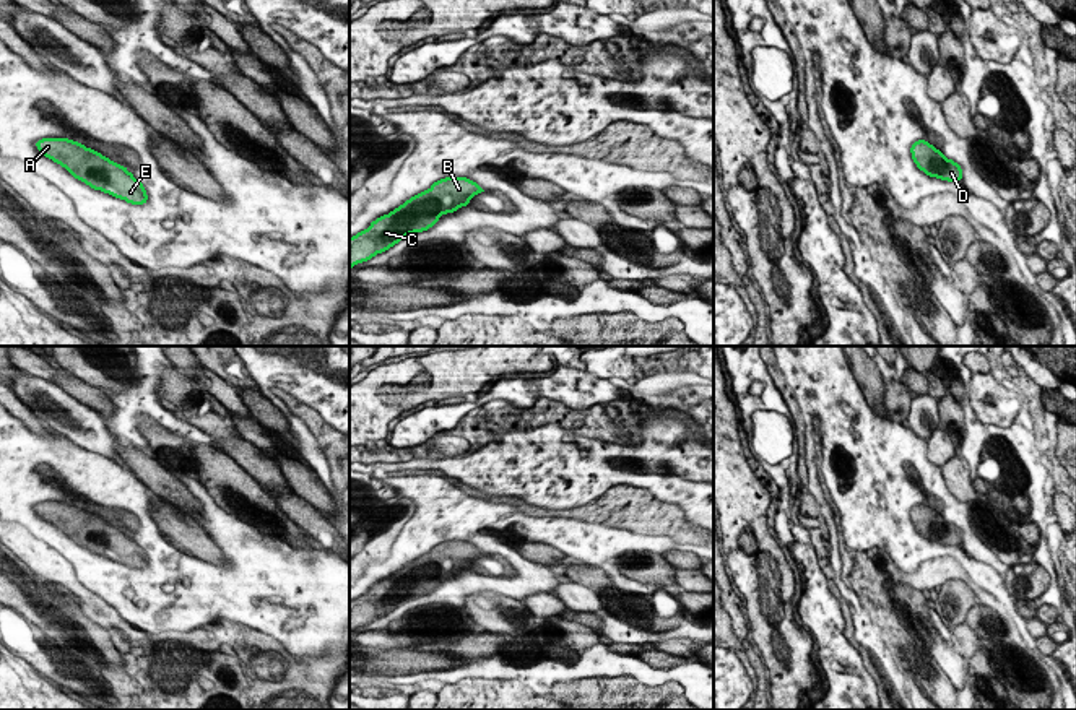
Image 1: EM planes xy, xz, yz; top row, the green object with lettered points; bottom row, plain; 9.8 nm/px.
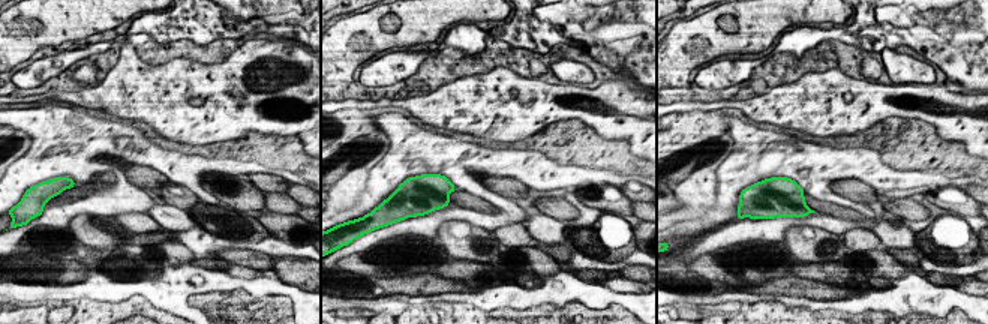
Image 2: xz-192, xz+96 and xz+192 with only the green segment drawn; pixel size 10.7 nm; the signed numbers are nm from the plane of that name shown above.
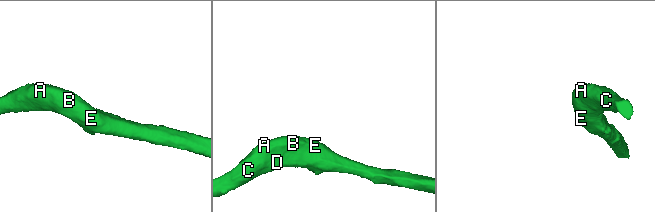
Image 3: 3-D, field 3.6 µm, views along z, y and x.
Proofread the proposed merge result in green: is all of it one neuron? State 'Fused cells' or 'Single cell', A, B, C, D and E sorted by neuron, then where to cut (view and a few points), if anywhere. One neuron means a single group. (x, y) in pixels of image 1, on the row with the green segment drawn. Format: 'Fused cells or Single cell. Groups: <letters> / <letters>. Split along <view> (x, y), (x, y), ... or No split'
Single cell. Groups: A B C D E. No split

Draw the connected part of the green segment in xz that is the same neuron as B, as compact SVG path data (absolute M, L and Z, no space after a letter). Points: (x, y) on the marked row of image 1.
M445 177L434 182L429 190L411 197L349 237L349 270L388 250L410 234L427 231L444 213L468 206L481 192L484 190L466 177Z

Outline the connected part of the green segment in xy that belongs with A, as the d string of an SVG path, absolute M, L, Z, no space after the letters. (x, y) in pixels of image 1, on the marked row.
M42 138L36 148L54 162L65 167L75 179L132 205L148 201L146 190L125 166L68 138Z

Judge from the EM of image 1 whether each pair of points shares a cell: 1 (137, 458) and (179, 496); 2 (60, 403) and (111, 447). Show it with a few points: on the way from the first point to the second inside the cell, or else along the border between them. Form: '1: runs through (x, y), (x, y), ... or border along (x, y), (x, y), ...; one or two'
1: runs through (147, 468), (169, 488); one
2: runs through (73, 416), (98, 439); one

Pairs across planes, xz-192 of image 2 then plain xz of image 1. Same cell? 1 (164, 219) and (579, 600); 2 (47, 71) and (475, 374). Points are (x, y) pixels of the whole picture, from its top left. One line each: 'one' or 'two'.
1: one
2: two

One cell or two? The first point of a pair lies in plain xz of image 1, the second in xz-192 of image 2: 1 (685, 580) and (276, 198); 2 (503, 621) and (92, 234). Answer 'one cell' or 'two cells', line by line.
1: one cell
2: one cell

